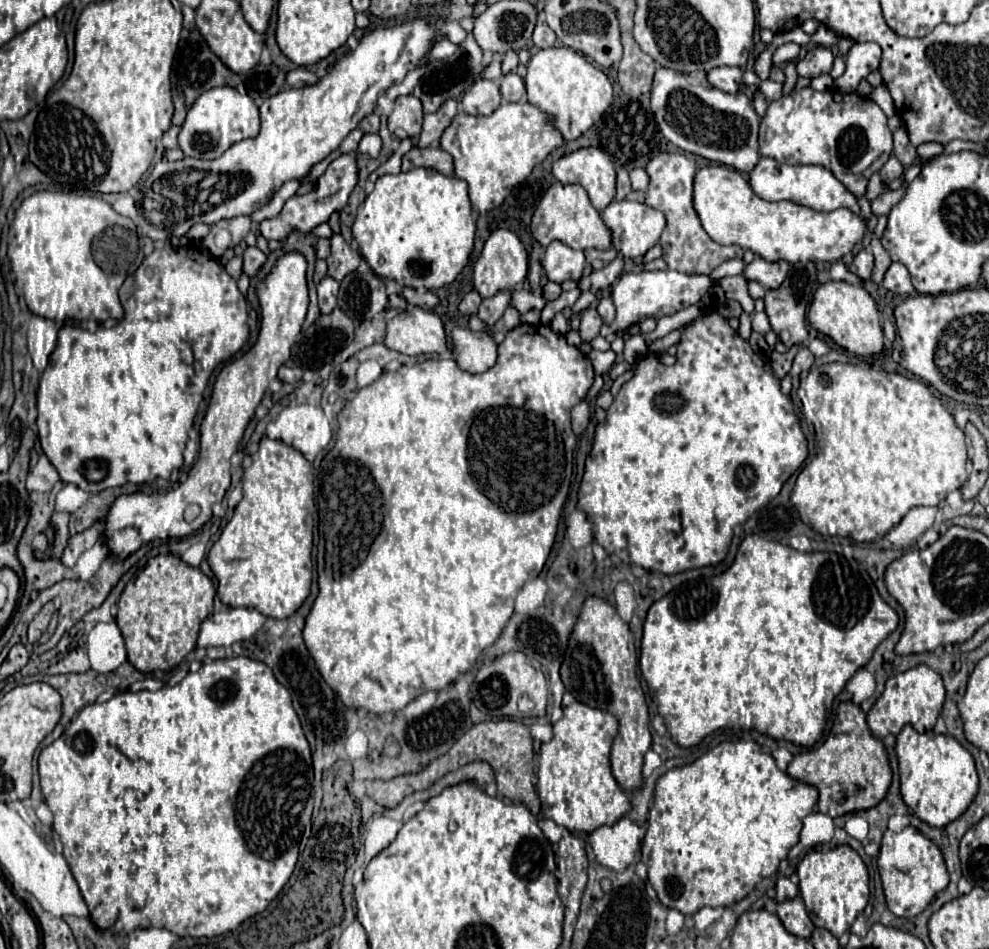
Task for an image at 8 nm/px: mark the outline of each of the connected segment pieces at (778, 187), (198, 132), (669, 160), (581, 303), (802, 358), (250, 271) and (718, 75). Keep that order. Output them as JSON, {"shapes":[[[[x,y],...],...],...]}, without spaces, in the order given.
{"shapes":[[[[762,157],[756,169],[750,173],[750,185],[756,195],[760,195],[766,201],[794,201],[798,205],[828,213],[834,211],[834,207],[846,207],[852,213],[860,213],[860,205],[856,195],[852,195],[834,175],[832,171],[820,167],[820,165],[786,165],[778,163],[772,157]]],[[[214,87],[194,101],[178,135],[178,145],[188,157],[216,159],[242,139],[256,137],[260,129],[258,107],[252,97],[240,95],[234,87]]],[[[660,153],[646,167],[650,175],[650,185],[646,189],[646,205],[652,209],[660,209],[668,221],[660,239],[662,259],[668,263],[668,269],[680,273],[710,273],[724,261],[742,257],[742,247],[718,245],[702,229],[700,219],[692,207],[692,179],[696,169],[696,161],[682,153]]],[[[590,291],[582,292],[581,297],[571,307],[573,314],[579,315],[579,312],[587,309],[594,301],[597,300],[596,295]]],[[[800,347],[798,353],[796,353],[796,357],[794,357],[794,363],[792,363],[792,369],[790,369],[788,375],[796,381],[802,371],[806,371],[806,369],[812,367],[812,363],[814,363],[814,355],[806,347]]],[[[248,247],[244,251],[244,273],[248,277],[256,277],[256,273],[262,269],[266,263],[266,255],[258,247]]],[[[716,67],[708,71],[708,81],[712,87],[726,91],[726,93],[736,93],[740,89],[742,81],[742,69],[740,67]]]]}

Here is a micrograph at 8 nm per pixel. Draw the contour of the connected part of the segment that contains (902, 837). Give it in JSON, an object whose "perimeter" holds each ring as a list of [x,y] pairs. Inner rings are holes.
{"perimeter":[[[912,825],[904,827],[900,833],[884,833],[878,855],[878,871],[888,909],[896,917],[916,917],[926,909],[934,895],[948,885],[948,873],[940,849]]]}

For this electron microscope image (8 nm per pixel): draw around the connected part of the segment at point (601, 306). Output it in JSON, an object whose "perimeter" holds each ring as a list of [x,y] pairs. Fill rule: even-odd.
{"perimeter":[[[602,297],[596,309],[598,309],[602,321],[604,321],[606,325],[612,325],[612,321],[614,321],[614,317],[616,317],[616,311],[614,311],[614,305],[612,305],[612,299],[610,299],[610,297]]]}

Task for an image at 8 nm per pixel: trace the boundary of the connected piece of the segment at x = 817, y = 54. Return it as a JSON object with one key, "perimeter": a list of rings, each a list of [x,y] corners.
{"perimeter":[[[816,47],[814,51],[808,51],[808,55],[804,57],[804,61],[796,63],[796,71],[800,77],[808,77],[814,79],[818,75],[830,73],[832,69],[832,51],[828,47]]]}

